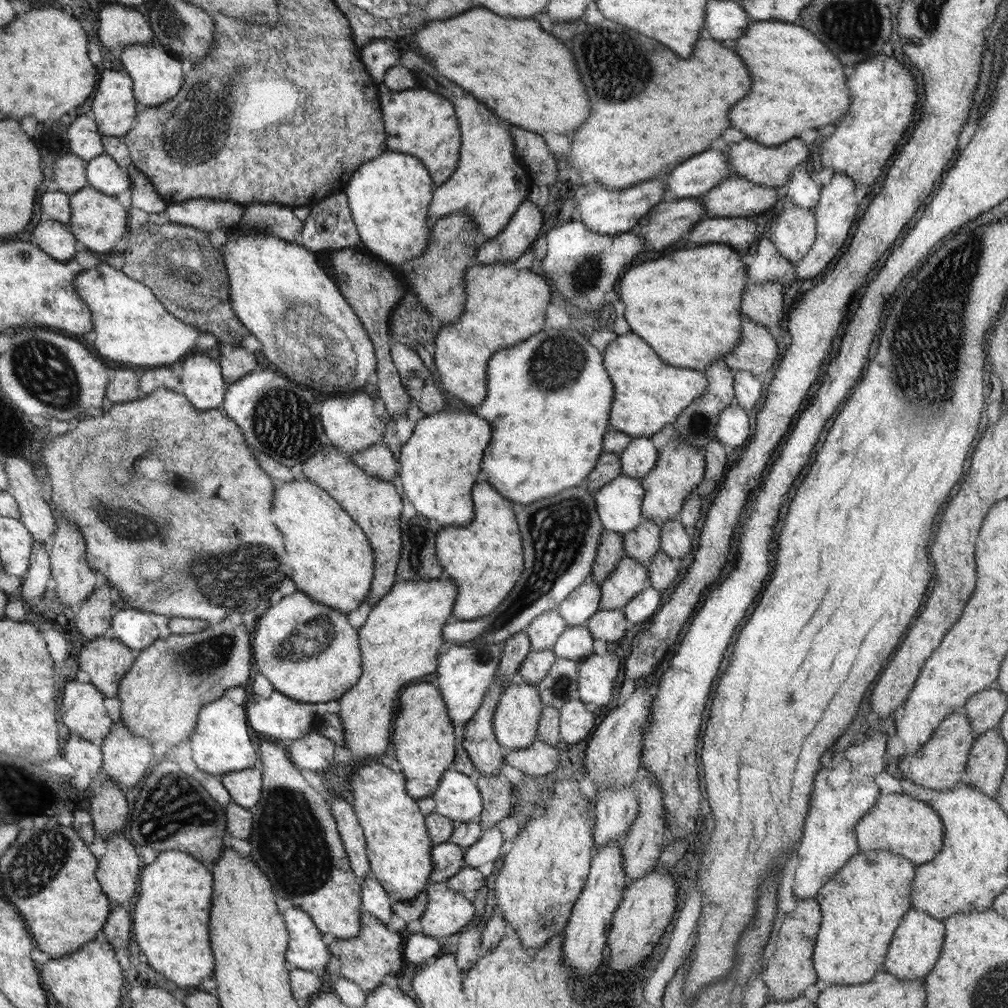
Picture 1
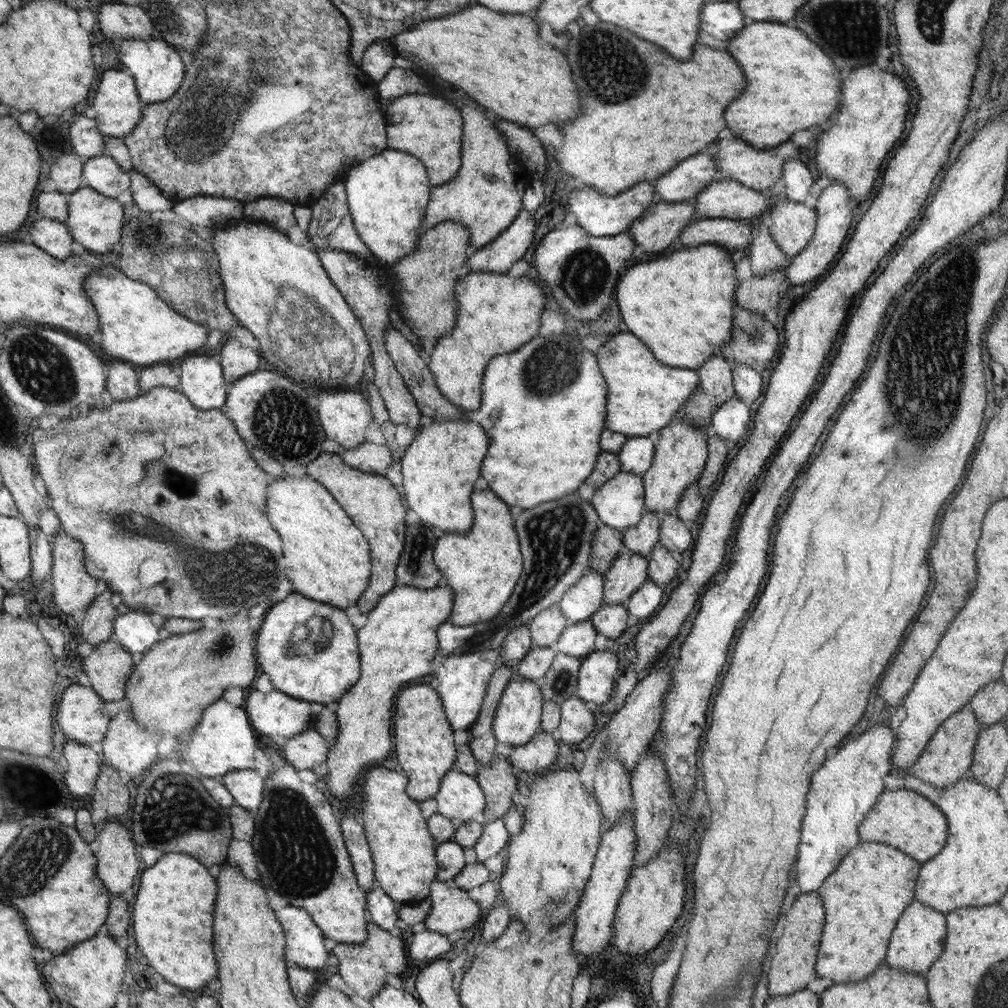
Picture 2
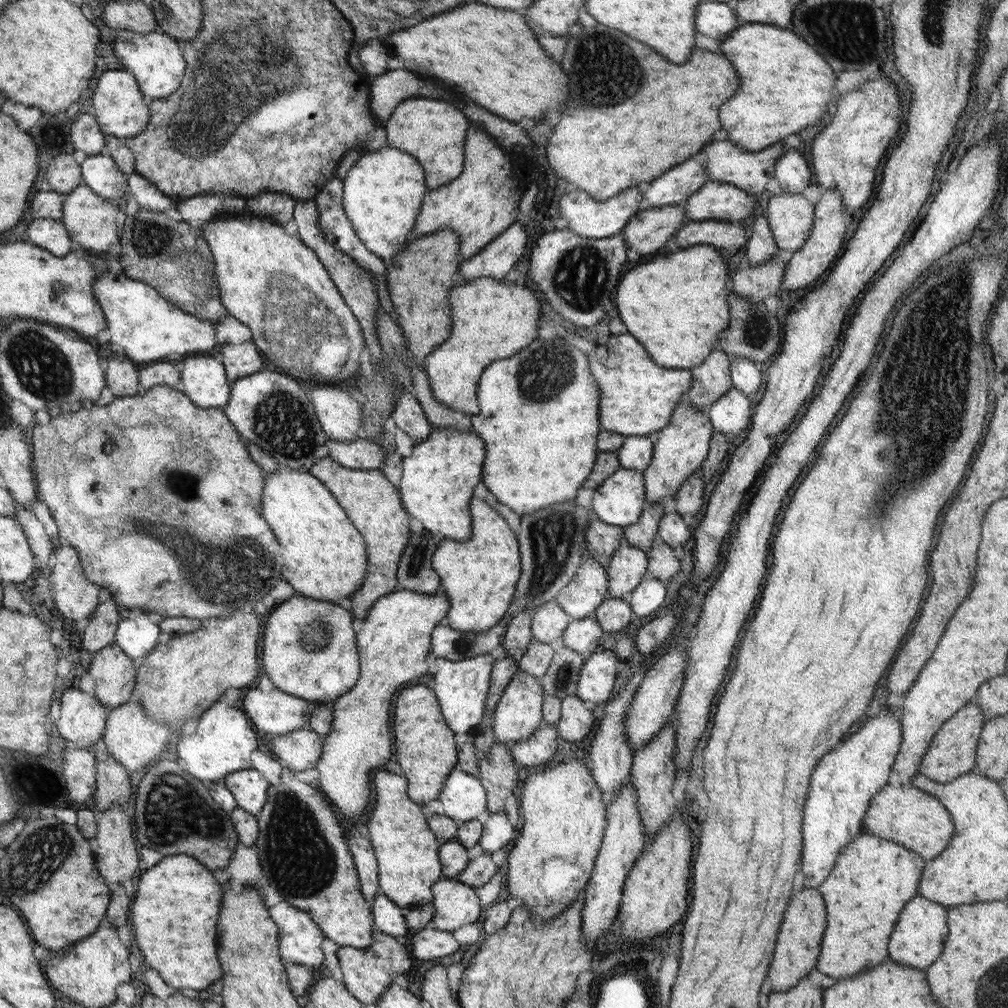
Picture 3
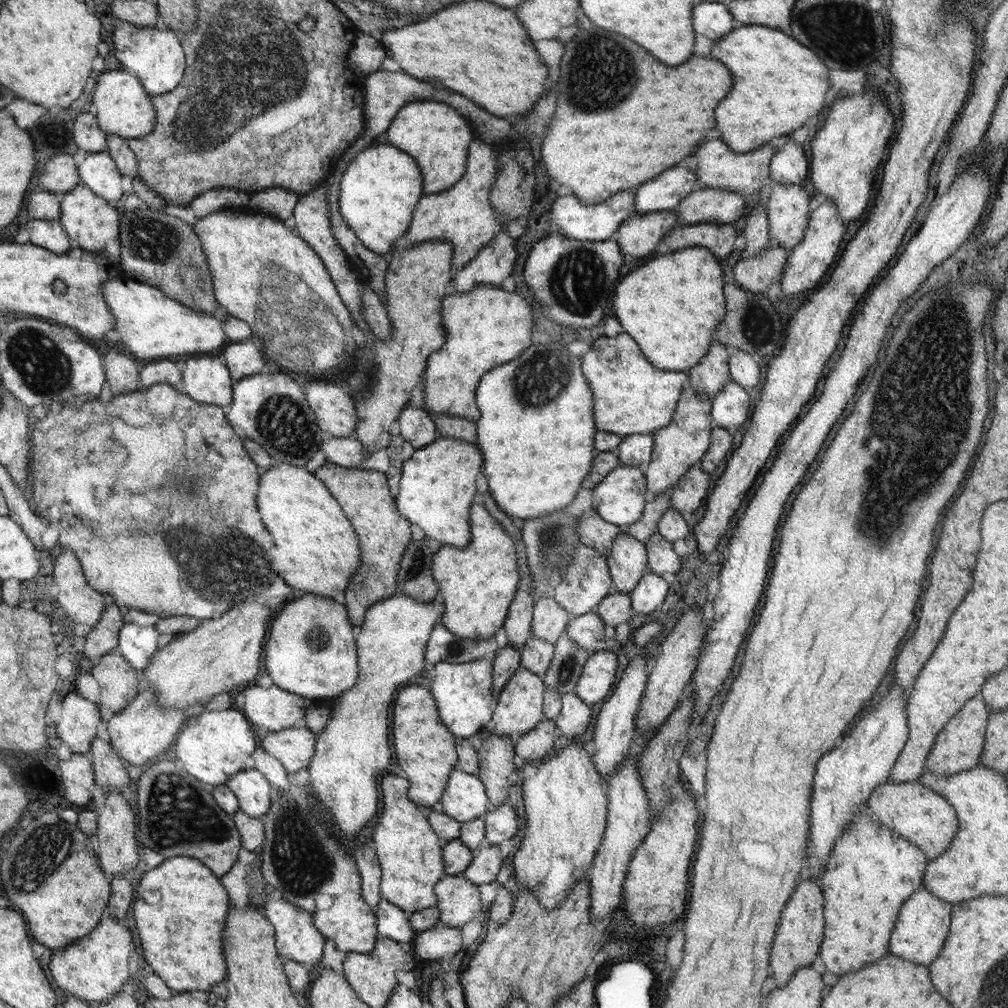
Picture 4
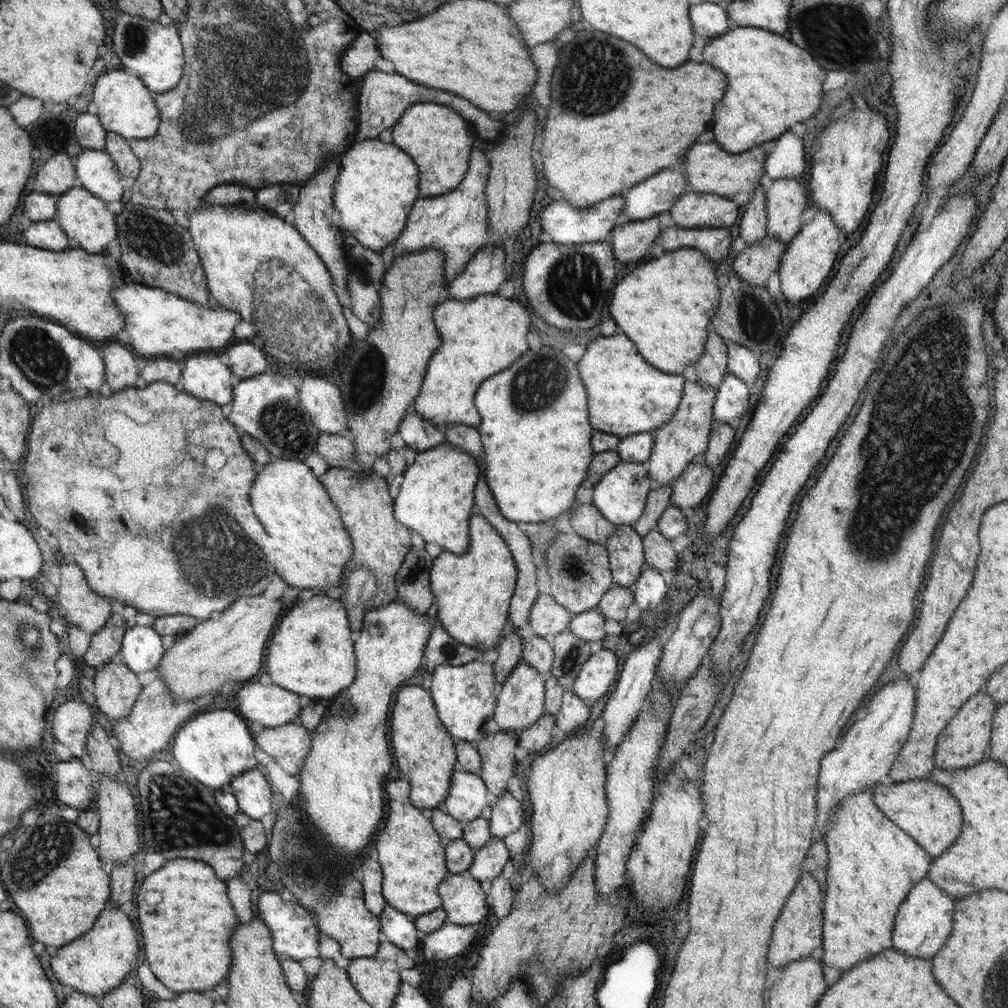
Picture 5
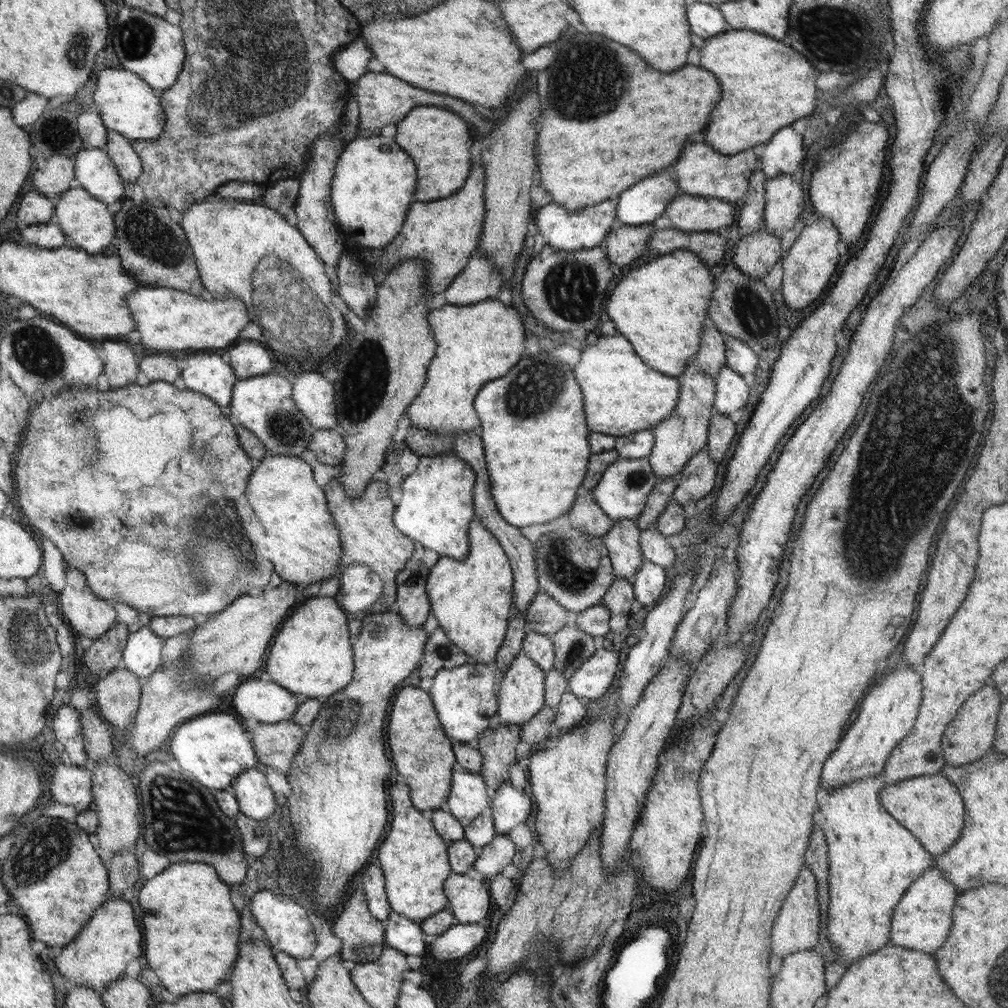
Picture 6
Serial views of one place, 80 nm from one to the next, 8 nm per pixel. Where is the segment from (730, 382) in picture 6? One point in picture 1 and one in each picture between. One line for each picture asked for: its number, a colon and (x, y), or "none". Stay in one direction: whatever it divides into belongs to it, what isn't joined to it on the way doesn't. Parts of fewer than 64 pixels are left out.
1: (733, 429)
2: (730, 422)
3: (730, 414)
4: (729, 408)
5: (731, 401)

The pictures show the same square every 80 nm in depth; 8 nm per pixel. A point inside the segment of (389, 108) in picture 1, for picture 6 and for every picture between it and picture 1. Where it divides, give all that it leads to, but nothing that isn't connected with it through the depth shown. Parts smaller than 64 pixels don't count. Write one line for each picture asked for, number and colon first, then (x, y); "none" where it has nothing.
2: (431, 130)
3: (434, 132)
4: (436, 136)
5: (439, 141)
6: (438, 142)

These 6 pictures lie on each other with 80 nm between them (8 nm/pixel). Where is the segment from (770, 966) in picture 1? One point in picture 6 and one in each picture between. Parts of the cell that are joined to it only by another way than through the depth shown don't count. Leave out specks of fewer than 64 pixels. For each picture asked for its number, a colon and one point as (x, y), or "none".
2: (792, 966)
3: (798, 944)
4: (799, 935)
5: (797, 933)
6: (797, 927)

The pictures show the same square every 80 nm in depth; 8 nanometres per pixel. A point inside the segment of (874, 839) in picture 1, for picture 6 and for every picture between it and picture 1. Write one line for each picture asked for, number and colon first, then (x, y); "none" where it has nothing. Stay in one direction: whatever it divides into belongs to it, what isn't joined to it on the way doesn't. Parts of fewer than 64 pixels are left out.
2: (902, 819)
3: (908, 816)
4: (917, 813)
5: (926, 811)
6: (930, 807)

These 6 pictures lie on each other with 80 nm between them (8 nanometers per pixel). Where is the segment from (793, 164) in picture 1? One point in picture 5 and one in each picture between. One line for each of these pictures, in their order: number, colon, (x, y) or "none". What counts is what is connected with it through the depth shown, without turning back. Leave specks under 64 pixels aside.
2: (759, 169)
3: (750, 171)
4: (718, 167)
5: (709, 169)

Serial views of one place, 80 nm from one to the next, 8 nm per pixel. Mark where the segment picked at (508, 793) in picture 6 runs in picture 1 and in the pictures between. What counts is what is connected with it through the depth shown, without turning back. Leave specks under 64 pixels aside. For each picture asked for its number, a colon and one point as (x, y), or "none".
1: (490, 845)
2: (495, 837)
3: (497, 831)
4: (502, 823)
5: (507, 816)

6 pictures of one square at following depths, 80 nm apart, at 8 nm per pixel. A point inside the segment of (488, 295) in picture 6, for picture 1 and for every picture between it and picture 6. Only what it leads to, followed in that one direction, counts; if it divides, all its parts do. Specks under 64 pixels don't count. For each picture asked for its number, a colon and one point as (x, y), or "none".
1: (520, 234)
2: (498, 256)
3: (497, 258)
4: (494, 262)
5: (484, 273)

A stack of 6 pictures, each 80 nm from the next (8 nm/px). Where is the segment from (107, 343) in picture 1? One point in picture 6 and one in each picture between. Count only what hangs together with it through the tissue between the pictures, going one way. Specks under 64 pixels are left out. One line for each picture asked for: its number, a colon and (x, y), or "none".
2: (137, 326)
3: (145, 327)
4: (151, 325)
5: (159, 323)
6: (168, 319)

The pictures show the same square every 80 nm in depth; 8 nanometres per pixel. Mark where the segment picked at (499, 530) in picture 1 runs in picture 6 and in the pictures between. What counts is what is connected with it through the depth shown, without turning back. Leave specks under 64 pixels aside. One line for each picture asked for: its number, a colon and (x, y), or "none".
2: (482, 567)
3: (479, 575)
4: (478, 583)
5: (473, 591)
6: (471, 599)

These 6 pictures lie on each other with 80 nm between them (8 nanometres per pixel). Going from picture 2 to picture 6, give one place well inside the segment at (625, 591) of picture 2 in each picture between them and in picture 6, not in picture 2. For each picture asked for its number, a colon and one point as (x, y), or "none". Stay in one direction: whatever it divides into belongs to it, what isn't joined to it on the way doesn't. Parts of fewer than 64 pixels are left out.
3: (627, 567)
4: (627, 560)
5: (625, 547)
6: (622, 540)

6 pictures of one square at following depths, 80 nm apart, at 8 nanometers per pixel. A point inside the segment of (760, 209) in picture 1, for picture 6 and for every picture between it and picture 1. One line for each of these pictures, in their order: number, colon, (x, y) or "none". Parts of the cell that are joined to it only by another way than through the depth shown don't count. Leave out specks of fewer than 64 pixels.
2: (729, 199)
3: (719, 201)
4: (708, 205)
5: (693, 209)
6: (688, 213)

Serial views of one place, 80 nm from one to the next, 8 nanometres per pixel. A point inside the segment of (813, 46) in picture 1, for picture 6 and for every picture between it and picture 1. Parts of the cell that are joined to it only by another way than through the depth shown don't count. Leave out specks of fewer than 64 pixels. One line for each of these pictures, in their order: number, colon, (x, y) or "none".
2: (792, 84)
3: (786, 85)
4: (778, 84)
5: (772, 83)
6: (766, 85)

